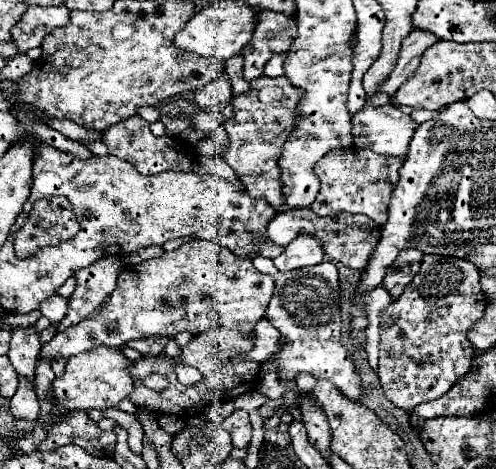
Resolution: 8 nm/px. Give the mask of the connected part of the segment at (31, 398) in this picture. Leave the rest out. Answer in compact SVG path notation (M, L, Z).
M19 379L17 393L11 397L9 411L15 419L35 420L39 416L39 399L35 395L35 389L29 381Z

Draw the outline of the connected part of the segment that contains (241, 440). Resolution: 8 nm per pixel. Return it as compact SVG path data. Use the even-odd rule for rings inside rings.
M243 409L233 411L223 423L221 423L233 437L233 447L243 449L251 441L251 423L249 423L249 413Z

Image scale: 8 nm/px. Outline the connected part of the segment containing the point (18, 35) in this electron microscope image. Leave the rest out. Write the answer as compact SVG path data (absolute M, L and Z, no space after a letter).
M31 7L11 29L11 35L19 47L19 53L25 53L27 49L41 47L45 35L49 35L55 27L65 27L67 23L67 7Z

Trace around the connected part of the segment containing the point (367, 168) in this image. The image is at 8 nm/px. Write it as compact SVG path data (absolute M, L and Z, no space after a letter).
M337 149L331 155L323 157L315 165L315 173L321 179L321 191L313 201L311 209L319 217L327 217L329 211L347 211L347 213L361 213L373 219L375 223L383 225L387 221L387 203L391 201L391 191L399 181L399 167L403 165L401 157L377 155L373 151L363 149Z

